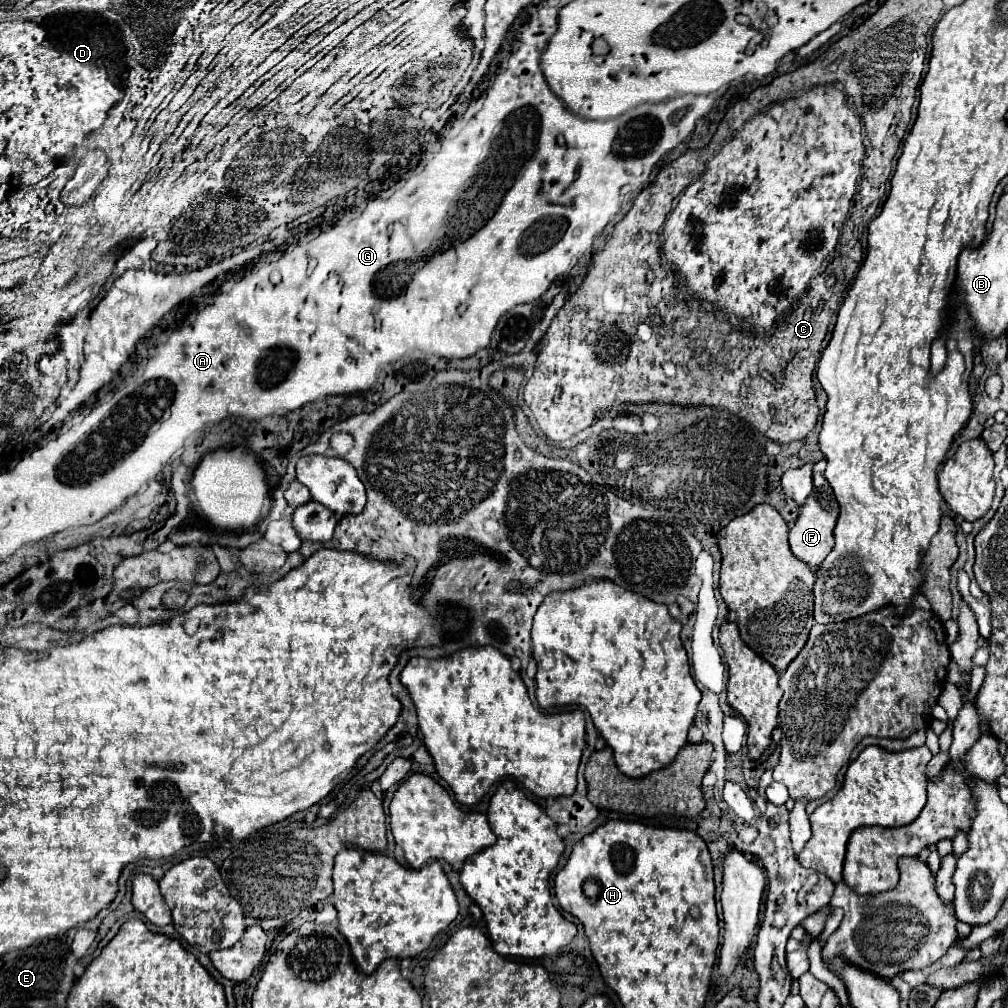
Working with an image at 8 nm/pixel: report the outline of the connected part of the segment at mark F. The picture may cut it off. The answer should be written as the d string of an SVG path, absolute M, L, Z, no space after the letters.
M821 472L813 474L813 482L815 482L815 488L809 494L807 502L801 506L797 522L789 530L789 546L791 546L791 552L799 560L809 564L811 568L817 568L817 566L821 566L821 562L827 558L827 554L835 546L835 542L833 542L833 528L835 528L835 522L837 522L839 504L837 504L835 496L833 496L833 490L831 490L829 482L825 480L825 476Z

